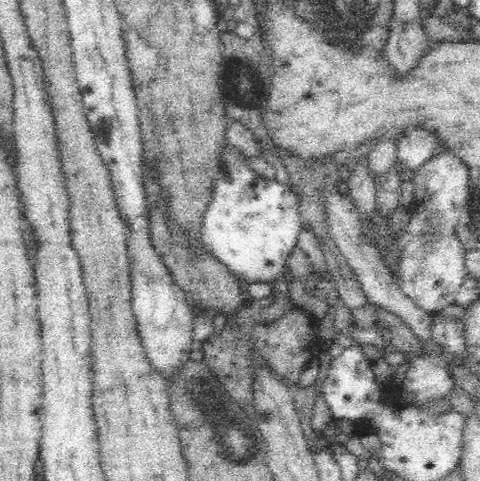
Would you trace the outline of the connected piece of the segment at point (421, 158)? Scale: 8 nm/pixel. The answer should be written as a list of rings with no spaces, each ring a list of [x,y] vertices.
[[[412,130],[406,136],[399,138],[396,146],[397,163],[395,170],[419,171],[436,152],[436,138],[426,130]]]

